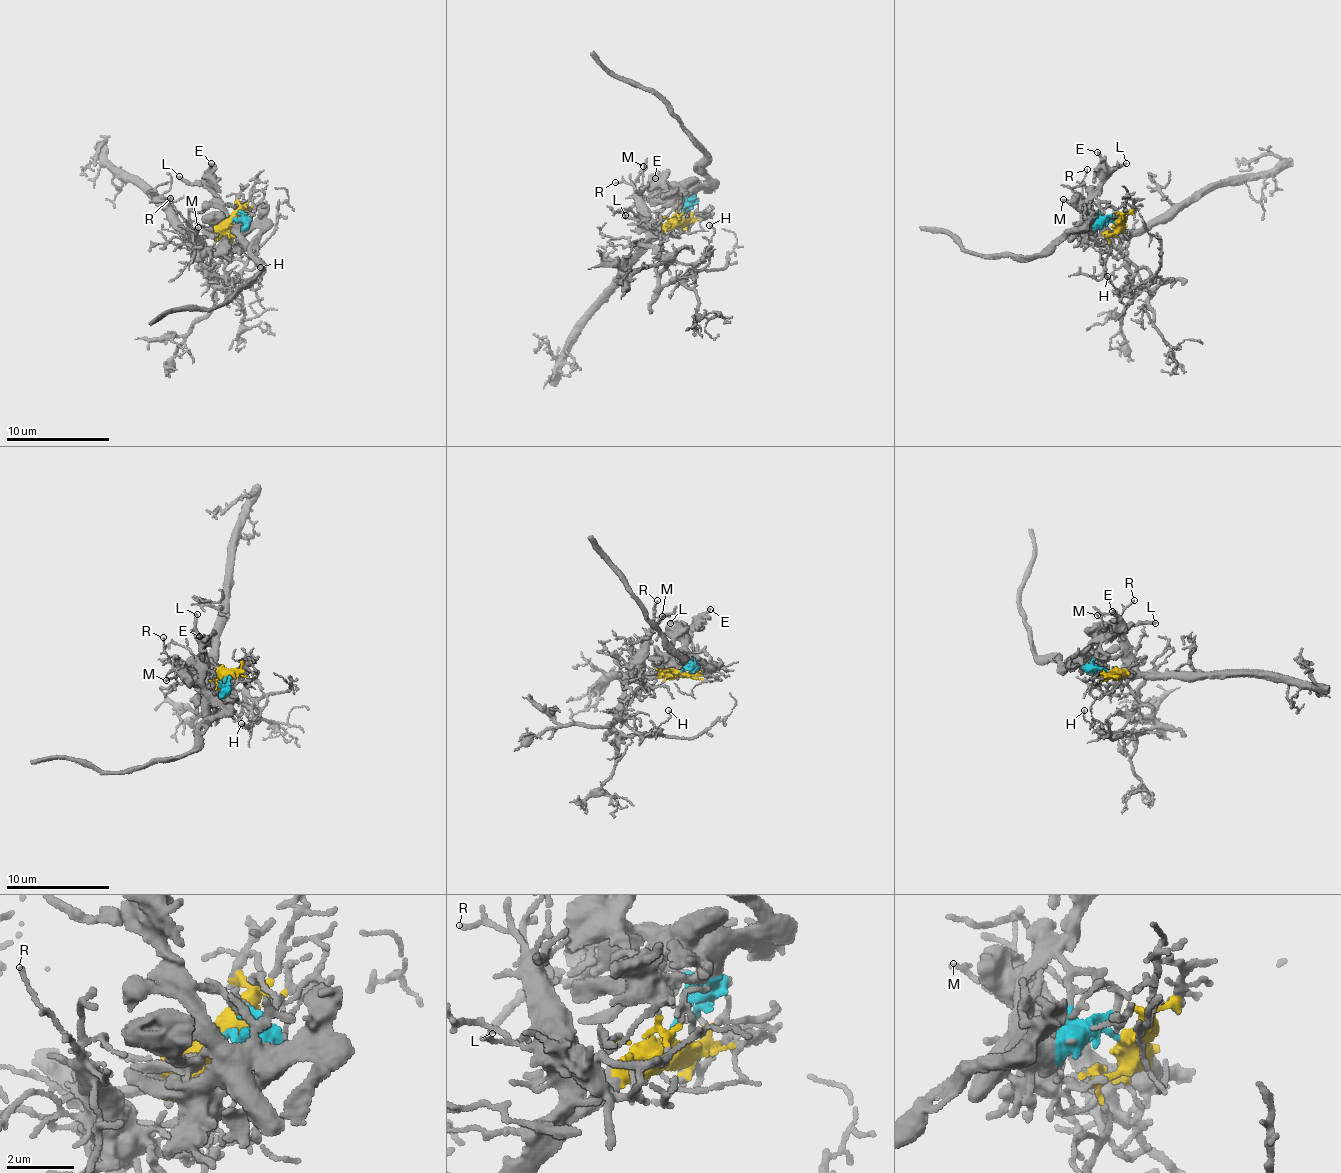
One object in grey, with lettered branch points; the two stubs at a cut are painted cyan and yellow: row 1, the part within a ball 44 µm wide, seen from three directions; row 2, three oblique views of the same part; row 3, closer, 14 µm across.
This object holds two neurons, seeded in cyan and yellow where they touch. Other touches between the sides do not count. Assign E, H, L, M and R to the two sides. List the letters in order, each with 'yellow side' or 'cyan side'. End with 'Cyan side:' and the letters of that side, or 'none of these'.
E: cyan side
H: yellow side
L: cyan side
M: yellow side
R: yellow side
Cyan side: E, L

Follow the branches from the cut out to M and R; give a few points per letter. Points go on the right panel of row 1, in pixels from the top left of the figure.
M: (1113, 223), (1107, 238), (1102, 225), (1088, 209), (1073, 208), (1062, 199)
R: (1113, 223), (1107, 238), (1093, 210), (1083, 196), (1087, 169)

